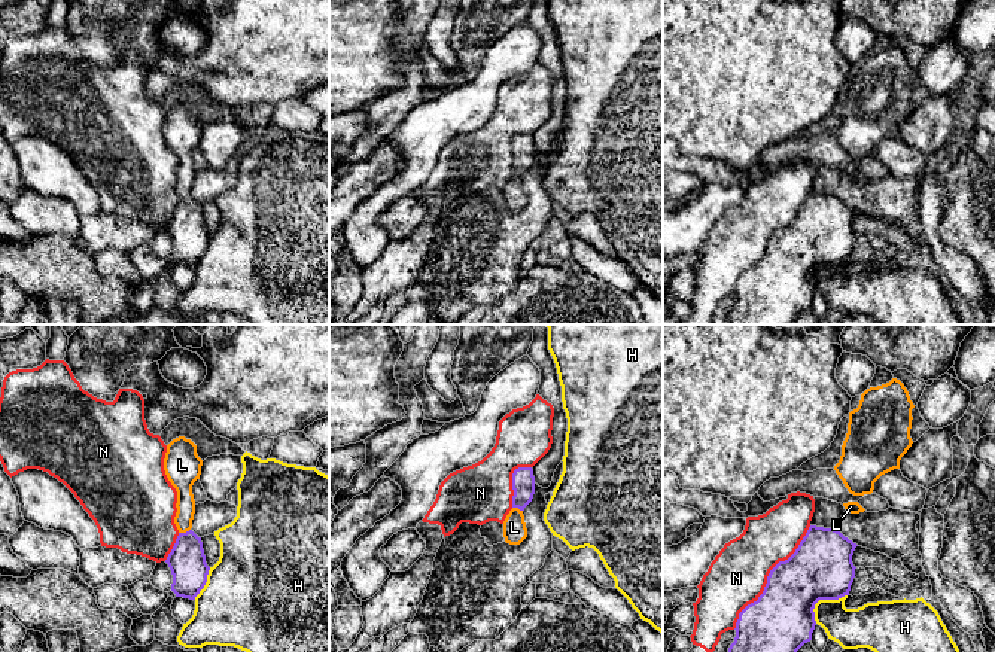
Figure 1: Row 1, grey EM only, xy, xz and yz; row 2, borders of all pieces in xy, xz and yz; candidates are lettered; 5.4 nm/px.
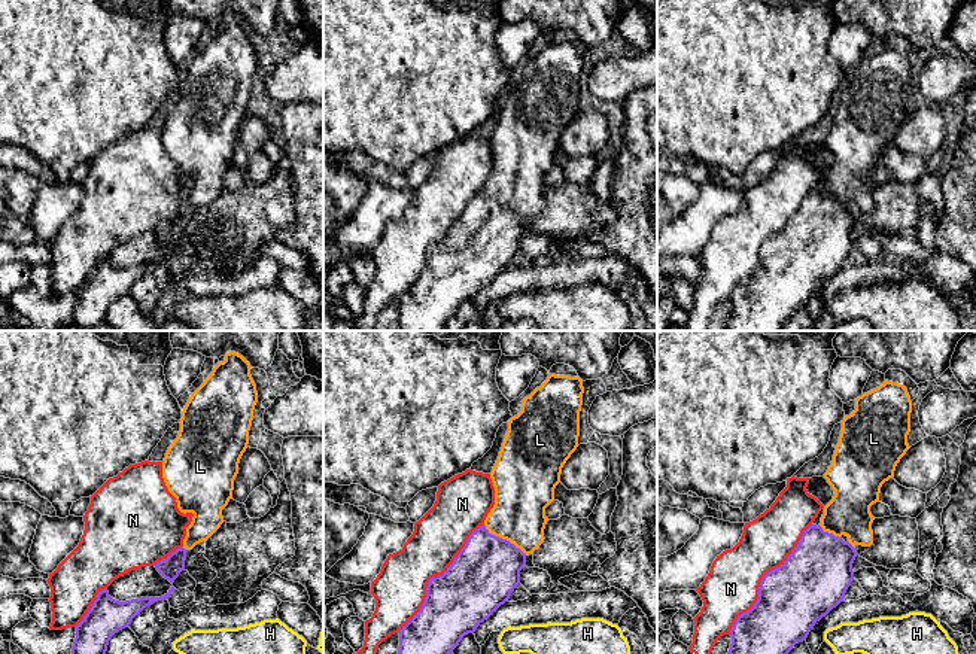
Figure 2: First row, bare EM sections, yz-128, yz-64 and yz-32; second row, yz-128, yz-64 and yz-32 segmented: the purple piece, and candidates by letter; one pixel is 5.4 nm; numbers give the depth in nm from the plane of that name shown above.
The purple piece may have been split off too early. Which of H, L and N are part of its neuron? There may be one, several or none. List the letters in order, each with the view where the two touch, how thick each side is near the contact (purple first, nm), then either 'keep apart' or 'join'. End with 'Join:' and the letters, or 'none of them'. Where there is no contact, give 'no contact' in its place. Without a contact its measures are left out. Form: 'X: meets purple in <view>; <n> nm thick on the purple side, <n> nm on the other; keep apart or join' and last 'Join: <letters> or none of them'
H: meets purple in yz; 360 nm thick on the purple side, 220 nm on the other; keep apart
L: meets purple in xy; 200 nm thick on the purple side, 100 nm on the other; join
N: meets purple in yz; 340 nm thick on the purple side, 320 nm on the other; keep apart
Join: L

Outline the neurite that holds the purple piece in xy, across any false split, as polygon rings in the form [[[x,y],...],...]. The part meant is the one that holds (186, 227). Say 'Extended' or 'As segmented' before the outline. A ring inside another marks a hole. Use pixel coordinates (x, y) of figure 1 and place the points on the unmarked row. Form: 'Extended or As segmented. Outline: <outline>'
Extended. Outline: [[[179,103],[167,112],[164,137],[177,158],[174,191],[179,202],[165,229],[173,241],[171,258],[176,263],[189,266],[195,266],[204,255],[210,237],[201,204],[191,196],[195,180],[192,152],[200,146],[201,132],[203,127],[191,106]]]

